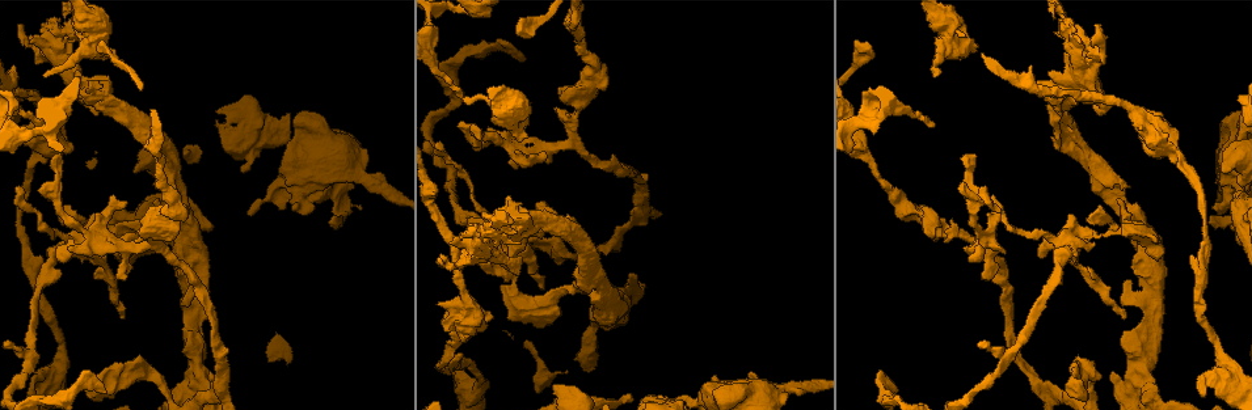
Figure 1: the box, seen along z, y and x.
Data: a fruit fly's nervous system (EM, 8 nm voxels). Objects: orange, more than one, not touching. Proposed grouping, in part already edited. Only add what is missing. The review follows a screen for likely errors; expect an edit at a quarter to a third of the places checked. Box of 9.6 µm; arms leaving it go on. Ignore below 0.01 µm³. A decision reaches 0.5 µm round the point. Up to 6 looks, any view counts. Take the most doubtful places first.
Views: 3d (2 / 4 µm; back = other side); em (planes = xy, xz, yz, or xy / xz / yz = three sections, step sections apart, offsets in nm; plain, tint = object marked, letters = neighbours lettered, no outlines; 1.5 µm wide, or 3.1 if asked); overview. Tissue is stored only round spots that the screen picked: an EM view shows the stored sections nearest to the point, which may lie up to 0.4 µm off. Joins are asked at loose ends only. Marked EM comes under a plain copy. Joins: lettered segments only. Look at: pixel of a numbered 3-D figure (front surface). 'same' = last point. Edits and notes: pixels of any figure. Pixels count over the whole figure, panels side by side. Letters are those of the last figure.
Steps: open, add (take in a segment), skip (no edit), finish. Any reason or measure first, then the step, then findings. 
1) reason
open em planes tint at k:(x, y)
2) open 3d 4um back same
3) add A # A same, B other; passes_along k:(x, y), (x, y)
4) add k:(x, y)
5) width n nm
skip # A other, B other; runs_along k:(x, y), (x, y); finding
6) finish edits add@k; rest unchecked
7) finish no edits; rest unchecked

branch stops here
open 3d 4um at 1:(978, 45)

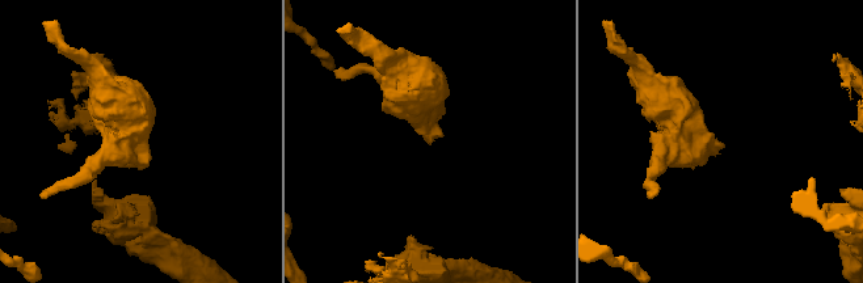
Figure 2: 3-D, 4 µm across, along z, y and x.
now the EM
open em yz step 4 letters at 2:(721, 147)

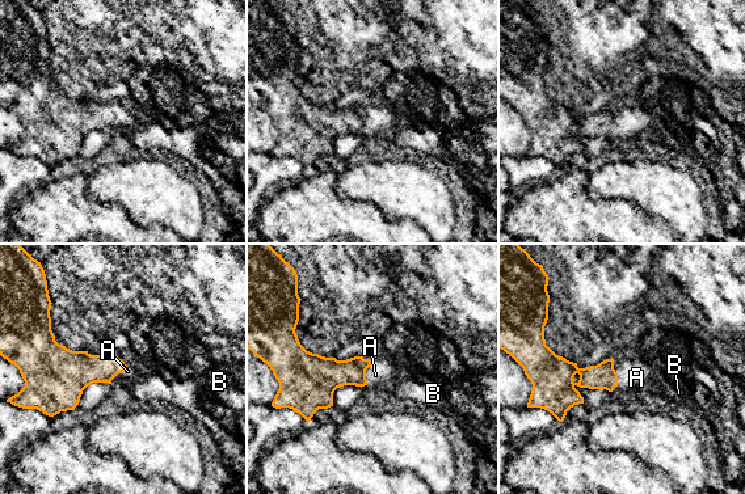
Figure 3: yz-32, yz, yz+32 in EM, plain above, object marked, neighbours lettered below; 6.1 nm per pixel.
add A # A same, B other; passes_along 3:(324, 375), (365, 372), (375, 375); it goes on there

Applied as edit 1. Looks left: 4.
free end
open 3d 2um at 1:(1223, 172)

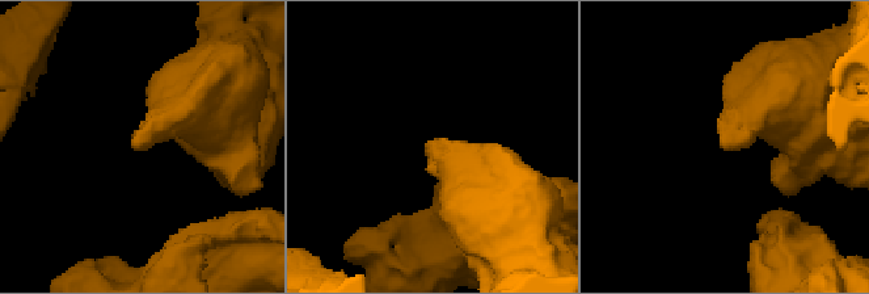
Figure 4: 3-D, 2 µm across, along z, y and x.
need the tissue
open em xz step 8 tint at 4:(134, 145)

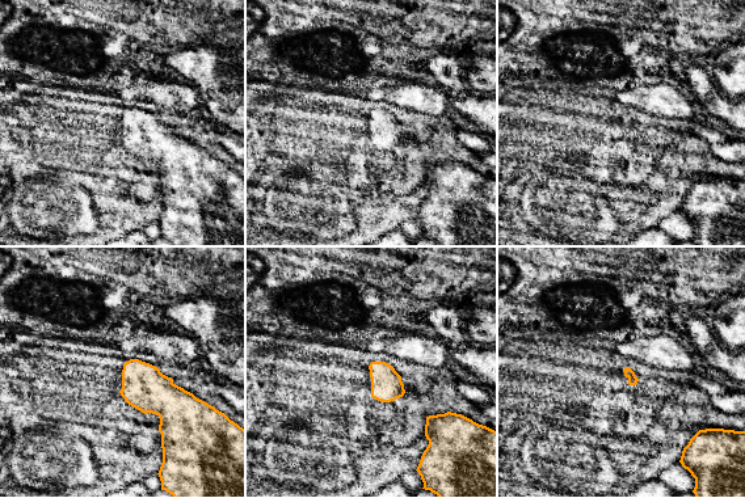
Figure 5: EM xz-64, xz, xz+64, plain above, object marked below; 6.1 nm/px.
open em xz step 8 letters same

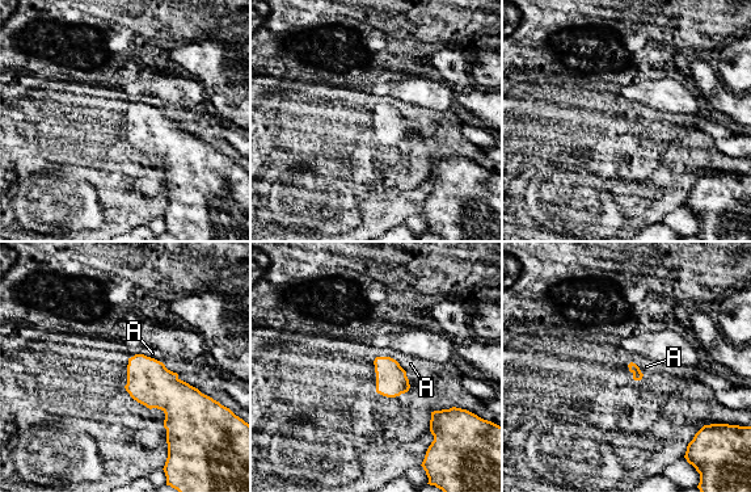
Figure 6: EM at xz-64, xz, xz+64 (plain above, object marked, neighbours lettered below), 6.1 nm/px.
skip # A other; border 6:(376, 356), (392, 357), (404, 370); none of them fits

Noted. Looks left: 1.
tapers out
open em planes letters at 1:(934, 125)

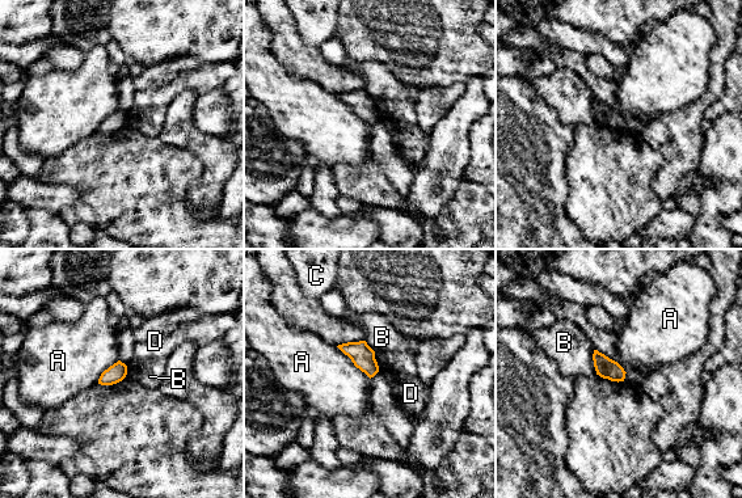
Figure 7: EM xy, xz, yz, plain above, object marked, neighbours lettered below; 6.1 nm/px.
skip # A other, B other, C other, D other; no lettered segment goes on from it

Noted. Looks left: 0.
finish edits add@3; rest unchecked

